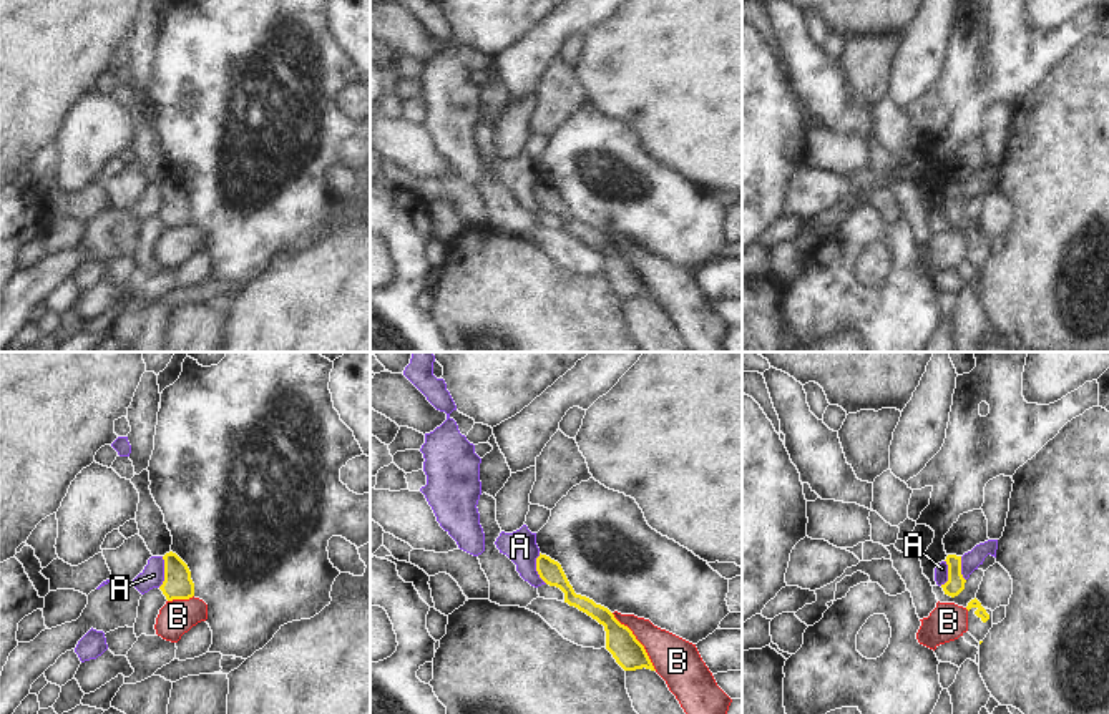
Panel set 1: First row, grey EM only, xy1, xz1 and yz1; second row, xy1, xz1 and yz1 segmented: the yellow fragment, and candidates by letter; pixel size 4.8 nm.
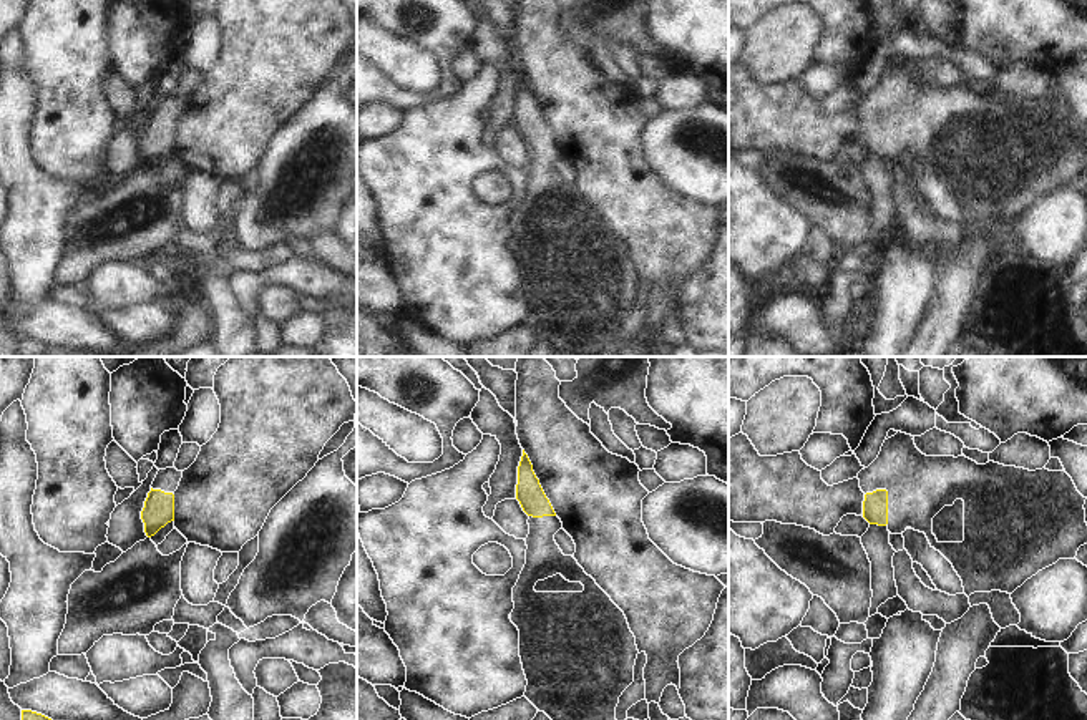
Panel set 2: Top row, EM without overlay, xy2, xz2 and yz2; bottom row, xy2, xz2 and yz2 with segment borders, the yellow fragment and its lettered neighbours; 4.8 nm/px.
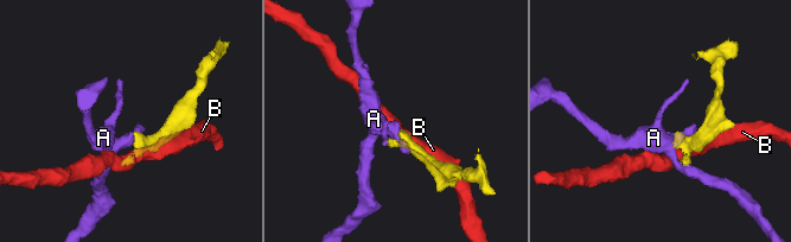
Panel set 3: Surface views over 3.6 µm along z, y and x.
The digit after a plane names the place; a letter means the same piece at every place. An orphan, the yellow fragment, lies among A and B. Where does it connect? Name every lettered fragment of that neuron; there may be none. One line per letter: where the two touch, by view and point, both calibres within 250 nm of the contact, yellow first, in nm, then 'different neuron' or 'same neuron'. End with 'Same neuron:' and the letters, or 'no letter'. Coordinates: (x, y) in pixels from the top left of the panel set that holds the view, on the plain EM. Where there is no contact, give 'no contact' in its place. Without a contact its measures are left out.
A: xy1 (165, 200) | 140/110 nm | different neuron
B: xz1 (638, 269) | 150/220 nm | different neuron
Same neuron: no letter

